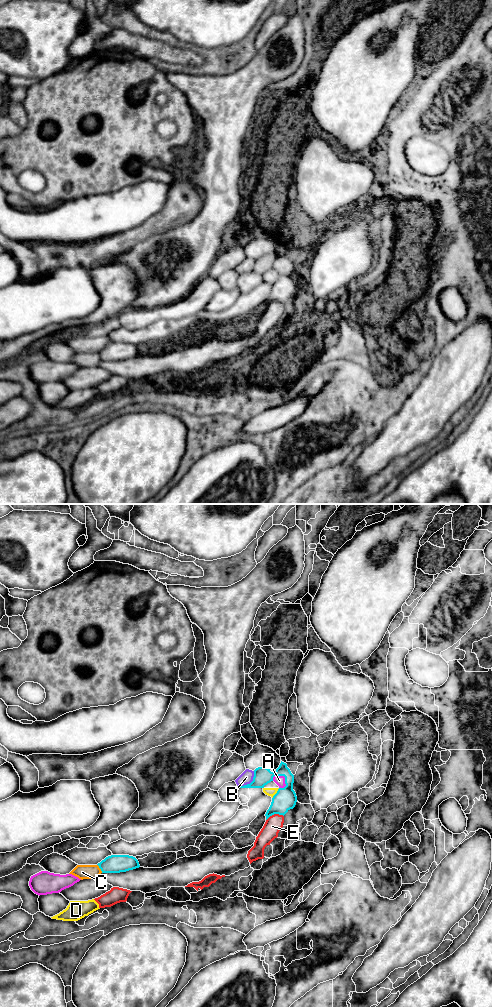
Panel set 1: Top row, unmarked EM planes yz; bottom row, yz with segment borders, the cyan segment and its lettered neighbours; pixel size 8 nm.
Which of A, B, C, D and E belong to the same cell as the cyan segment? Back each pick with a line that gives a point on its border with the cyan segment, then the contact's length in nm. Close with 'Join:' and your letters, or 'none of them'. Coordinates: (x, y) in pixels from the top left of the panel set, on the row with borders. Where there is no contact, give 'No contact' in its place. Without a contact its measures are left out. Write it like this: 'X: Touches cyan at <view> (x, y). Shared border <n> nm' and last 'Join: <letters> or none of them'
A: Touches cyan at yz (282, 775). Shared border 140 nm
B: Touches cyan at yz (250, 783). Shared border 180 nm
E: Touches cyan at yz (274, 813). Shared border 150 nm
Join: A, B, E

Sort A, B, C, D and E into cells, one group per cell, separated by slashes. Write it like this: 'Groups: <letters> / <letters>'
Groups: A B E / C D

